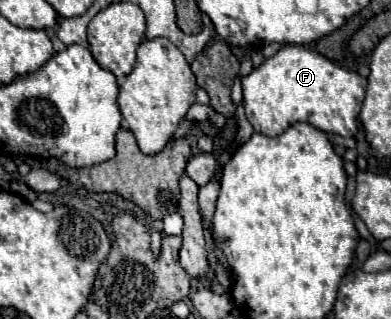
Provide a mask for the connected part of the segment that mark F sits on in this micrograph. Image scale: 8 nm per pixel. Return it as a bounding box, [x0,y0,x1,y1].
[243,44,367,138]

